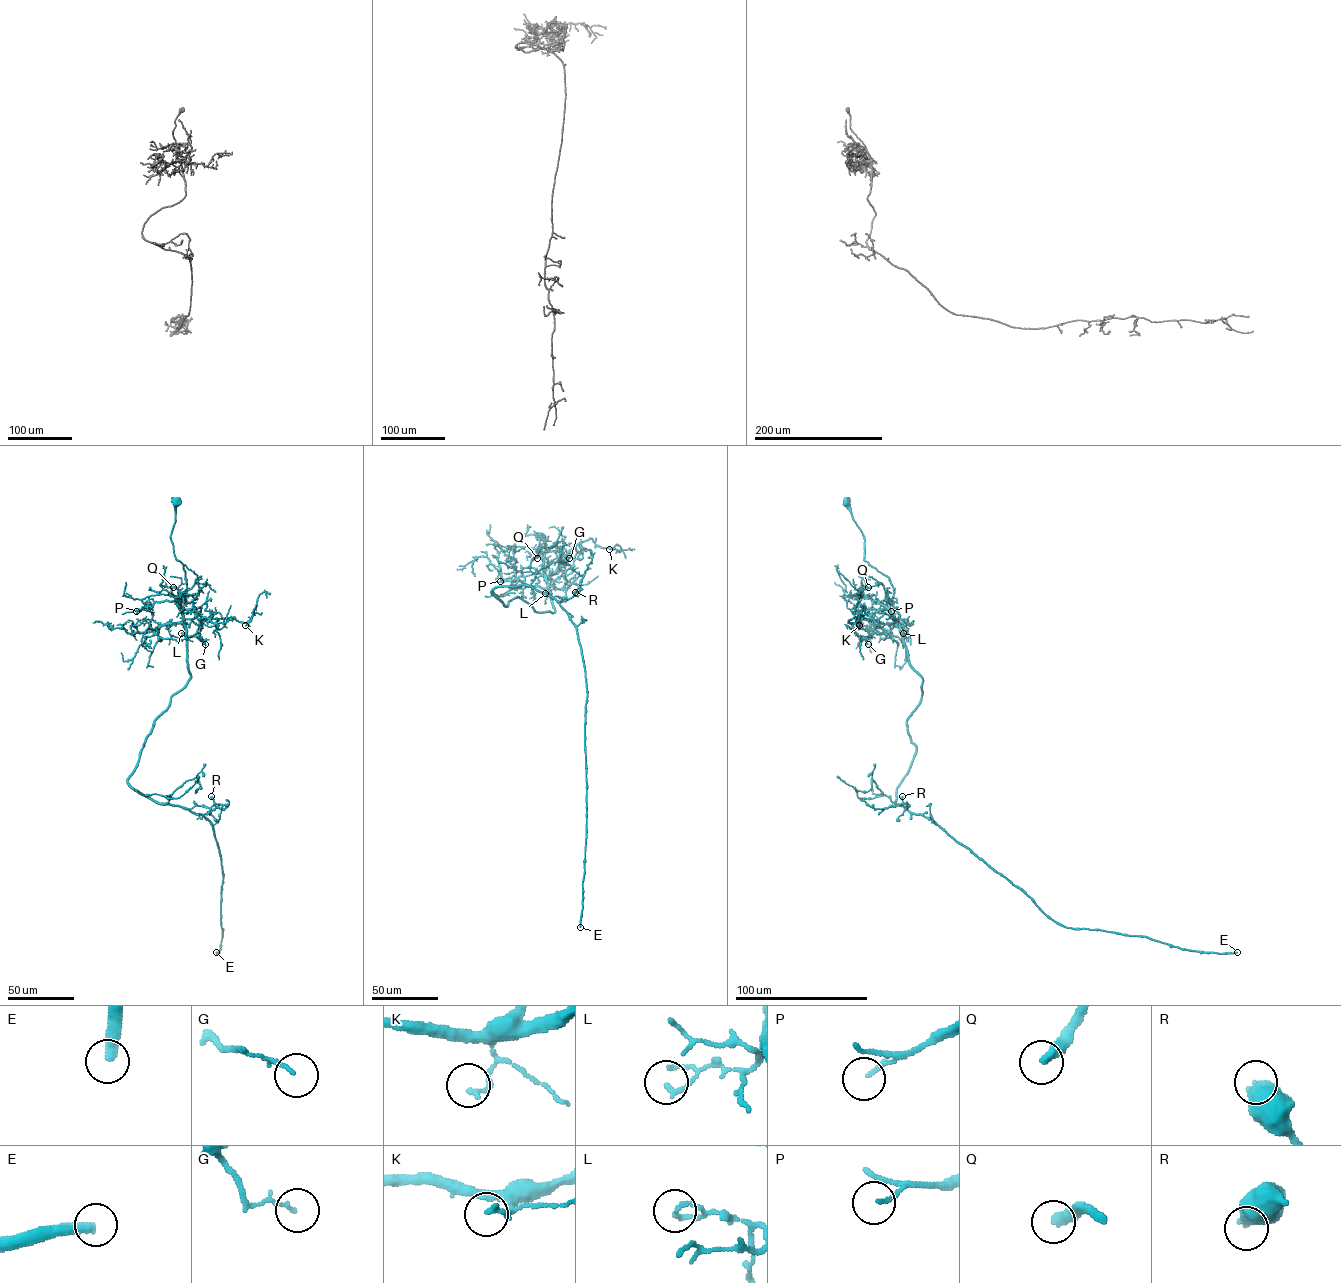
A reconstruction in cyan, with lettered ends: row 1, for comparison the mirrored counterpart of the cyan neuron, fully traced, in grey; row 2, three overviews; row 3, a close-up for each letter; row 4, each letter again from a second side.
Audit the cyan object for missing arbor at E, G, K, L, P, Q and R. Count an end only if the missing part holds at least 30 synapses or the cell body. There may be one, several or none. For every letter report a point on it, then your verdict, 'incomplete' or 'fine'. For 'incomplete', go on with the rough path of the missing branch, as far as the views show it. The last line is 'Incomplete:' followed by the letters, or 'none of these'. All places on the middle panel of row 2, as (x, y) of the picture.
E: place (580, 927); incomplete
G: place (569, 558); fine
K: place (609, 549); fine
L: place (545, 593); fine
P: place (500, 581); fine
Q: place (537, 558); incomplete; course (537, 558), (523, 560), (512, 556)
R: place (575, 592); fine
Incomplete: E, Q

